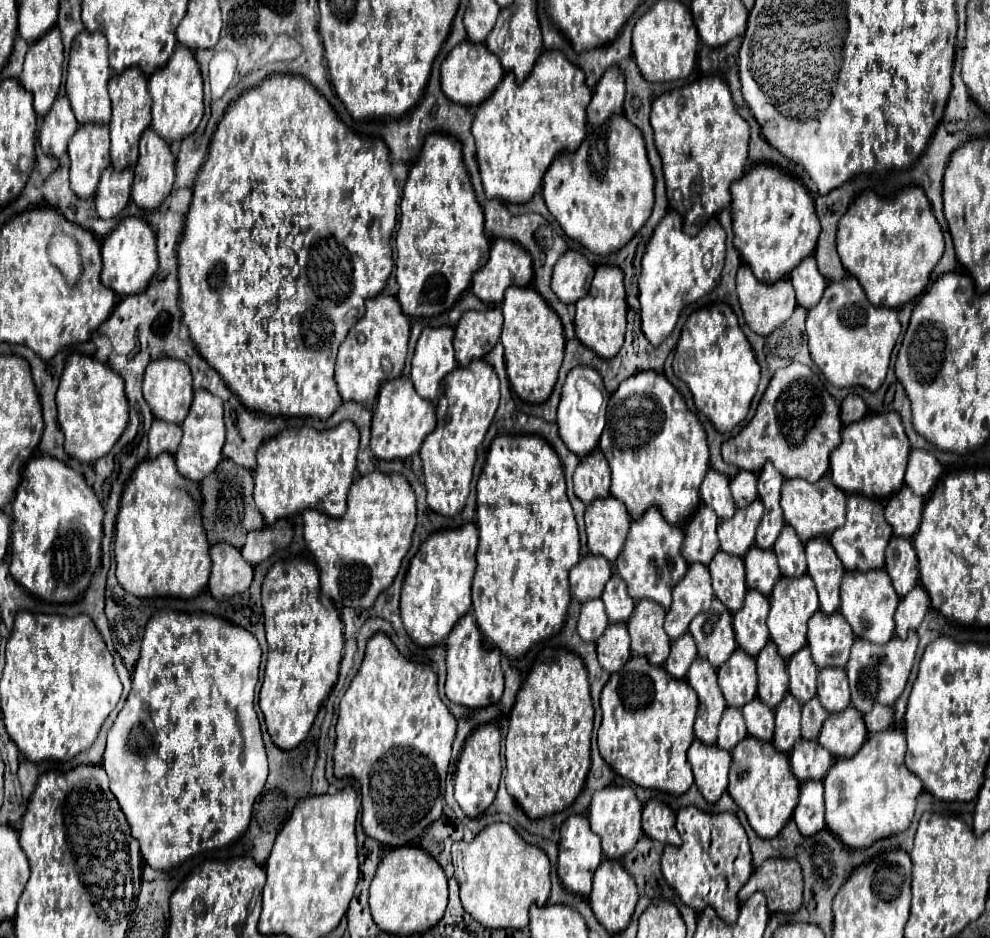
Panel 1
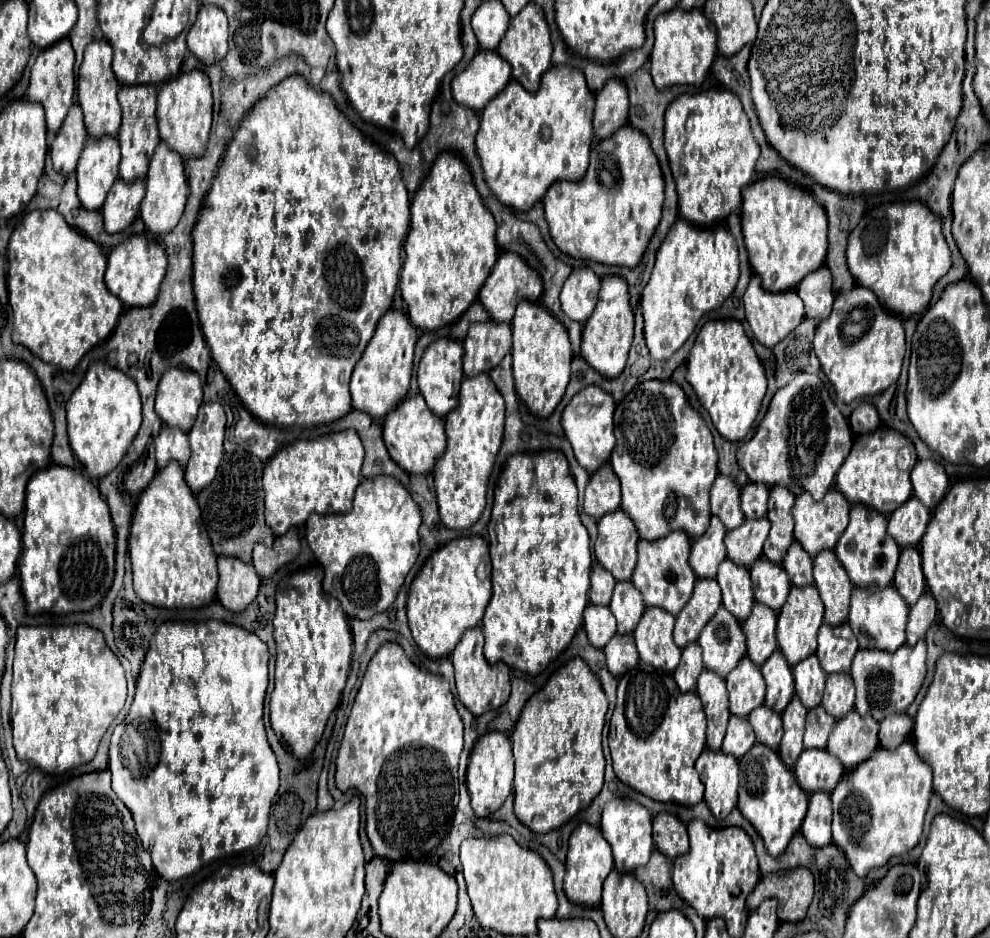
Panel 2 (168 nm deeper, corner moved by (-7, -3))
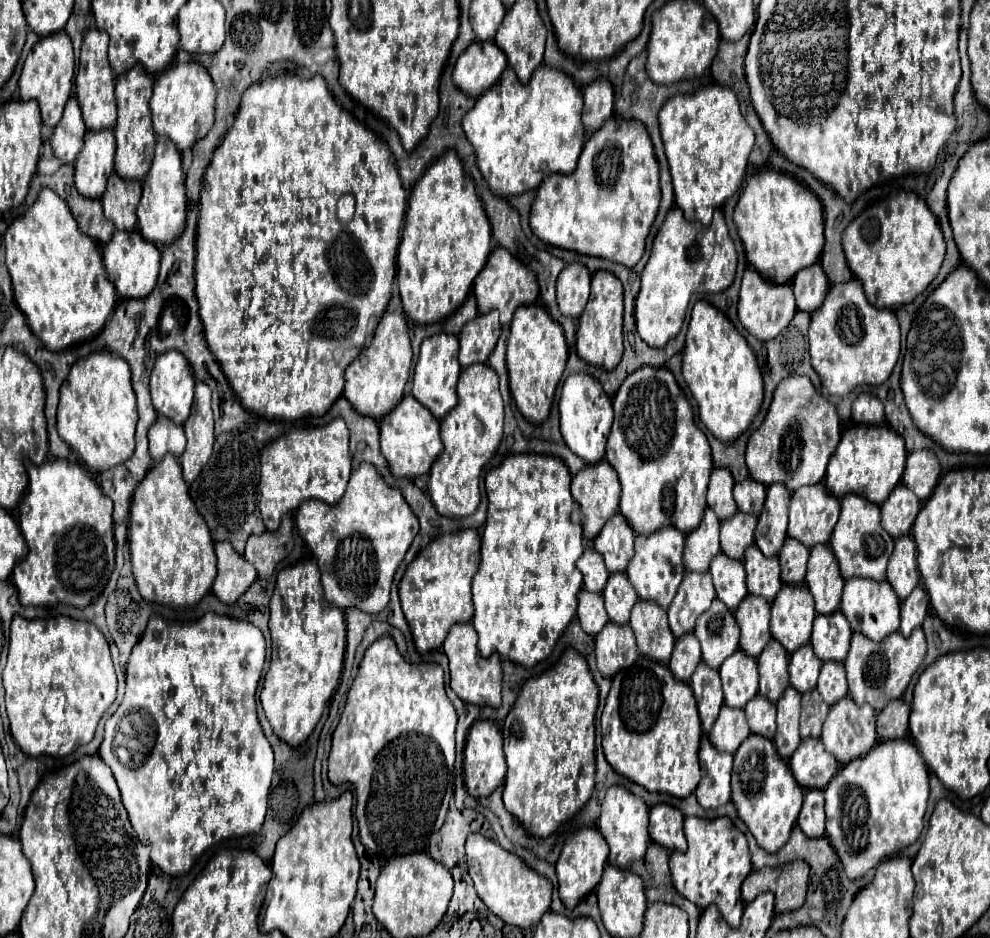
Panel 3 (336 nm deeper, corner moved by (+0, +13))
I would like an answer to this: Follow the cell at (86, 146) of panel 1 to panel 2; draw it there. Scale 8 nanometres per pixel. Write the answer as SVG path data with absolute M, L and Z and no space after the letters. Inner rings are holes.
M112 136L100 140L88 140L80 156L78 176L78 198L84 208L100 210L110 186L118 180L120 144Z

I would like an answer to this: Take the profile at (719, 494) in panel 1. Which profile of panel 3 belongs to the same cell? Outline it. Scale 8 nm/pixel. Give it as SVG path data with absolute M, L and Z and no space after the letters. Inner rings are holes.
M713 468L707 490L707 506L717 512L719 520L725 520L737 512L737 504L731 494L733 484L735 480L727 468Z

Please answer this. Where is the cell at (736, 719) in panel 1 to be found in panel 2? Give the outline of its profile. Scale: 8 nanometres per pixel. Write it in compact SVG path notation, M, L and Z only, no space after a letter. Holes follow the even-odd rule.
M730 716L728 730L722 742L722 752L732 754L734 758L742 758L754 744L756 744L756 736L752 732L750 722L740 716Z

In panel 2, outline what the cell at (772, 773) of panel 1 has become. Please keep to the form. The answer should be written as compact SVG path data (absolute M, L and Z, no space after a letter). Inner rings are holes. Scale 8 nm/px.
M754 744L752 752L740 760L740 788L738 788L738 810L750 820L754 830L764 840L770 856L780 856L792 836L800 830L802 820L808 810L808 792L796 784L794 772L780 760L778 752Z

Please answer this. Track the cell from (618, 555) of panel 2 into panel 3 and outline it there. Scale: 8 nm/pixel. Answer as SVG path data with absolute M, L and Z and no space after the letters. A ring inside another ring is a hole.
M613 514L593 540L593 548L603 554L609 572L623 572L633 558L635 532L621 514Z

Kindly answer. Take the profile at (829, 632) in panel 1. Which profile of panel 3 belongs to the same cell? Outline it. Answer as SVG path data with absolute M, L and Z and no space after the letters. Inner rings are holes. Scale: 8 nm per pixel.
M833 612L829 616L819 614L813 622L811 646L819 660L835 660L843 662L849 652L853 630L841 612Z

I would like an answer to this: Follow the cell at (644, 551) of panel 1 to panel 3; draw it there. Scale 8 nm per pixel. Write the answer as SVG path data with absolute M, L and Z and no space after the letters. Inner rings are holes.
M661 528L661 532L653 532L653 536L635 536L635 556L625 572L641 600L655 600L661 608L671 604L685 576L685 566L681 564L683 544L685 534L677 532L677 528Z

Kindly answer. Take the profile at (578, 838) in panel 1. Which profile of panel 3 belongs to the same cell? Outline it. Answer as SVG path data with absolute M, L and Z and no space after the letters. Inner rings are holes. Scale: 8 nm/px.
M583 826L565 840L561 848L561 856L555 866L559 878L559 896L567 908L575 908L583 896L593 892L593 888L601 880L603 866L607 864L607 856L609 856L609 848L605 844L605 838L601 836L601 832L597 832L595 826Z

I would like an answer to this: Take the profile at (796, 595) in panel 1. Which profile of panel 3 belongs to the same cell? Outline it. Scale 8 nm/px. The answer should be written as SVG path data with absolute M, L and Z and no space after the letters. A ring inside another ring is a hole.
M785 584L771 604L773 638L783 644L787 652L795 652L809 642L815 618L815 604L807 586Z

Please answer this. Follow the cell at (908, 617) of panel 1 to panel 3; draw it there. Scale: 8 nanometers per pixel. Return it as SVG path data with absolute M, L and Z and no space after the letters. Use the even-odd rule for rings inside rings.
M917 586L909 594L909 598L901 602L901 628L899 628L901 634L909 636L913 628L921 626L927 612L929 612L929 596L921 586Z

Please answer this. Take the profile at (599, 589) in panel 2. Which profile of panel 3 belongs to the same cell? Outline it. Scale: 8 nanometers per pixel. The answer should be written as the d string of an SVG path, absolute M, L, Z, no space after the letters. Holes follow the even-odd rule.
M587 548L577 560L577 568L583 574L583 586L587 592L603 592L605 582L609 578L609 570L605 568L603 556L599 552Z

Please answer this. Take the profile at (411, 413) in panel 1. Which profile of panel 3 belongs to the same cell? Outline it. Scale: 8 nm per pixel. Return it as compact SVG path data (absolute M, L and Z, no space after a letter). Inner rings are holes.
M405 394L401 402L389 414L385 414L385 418L381 418L381 452L395 476L415 478L427 474L441 450L443 444L439 438L439 420L429 412L429 408L421 406L413 394Z

